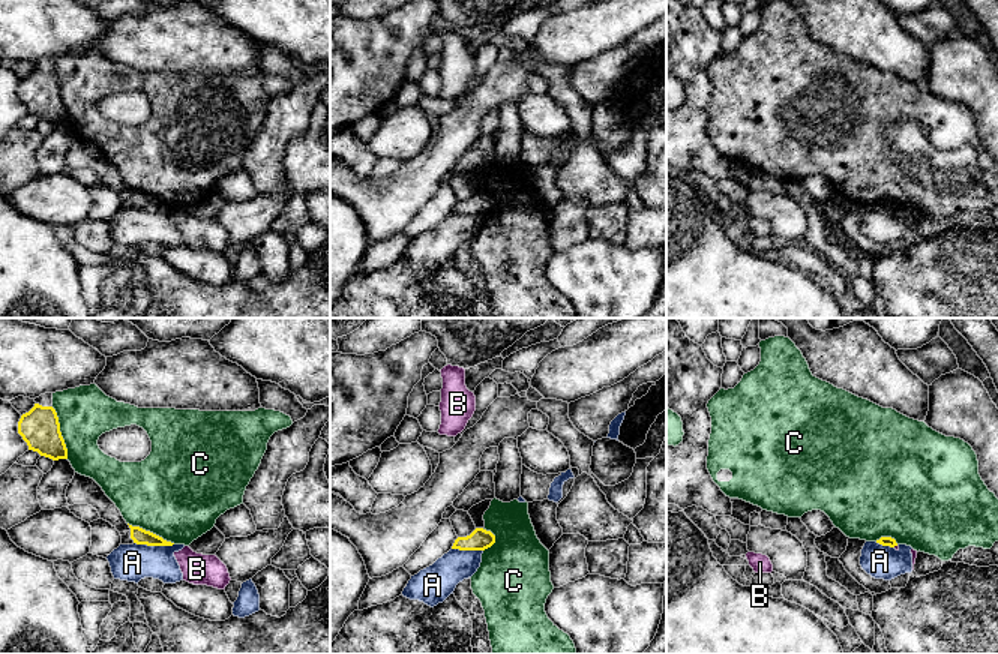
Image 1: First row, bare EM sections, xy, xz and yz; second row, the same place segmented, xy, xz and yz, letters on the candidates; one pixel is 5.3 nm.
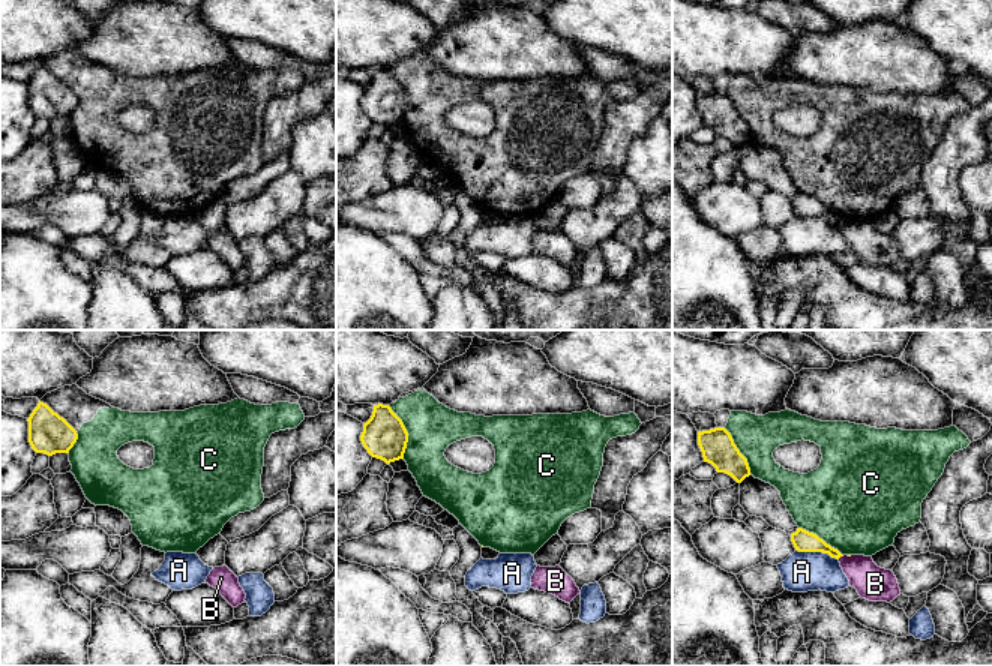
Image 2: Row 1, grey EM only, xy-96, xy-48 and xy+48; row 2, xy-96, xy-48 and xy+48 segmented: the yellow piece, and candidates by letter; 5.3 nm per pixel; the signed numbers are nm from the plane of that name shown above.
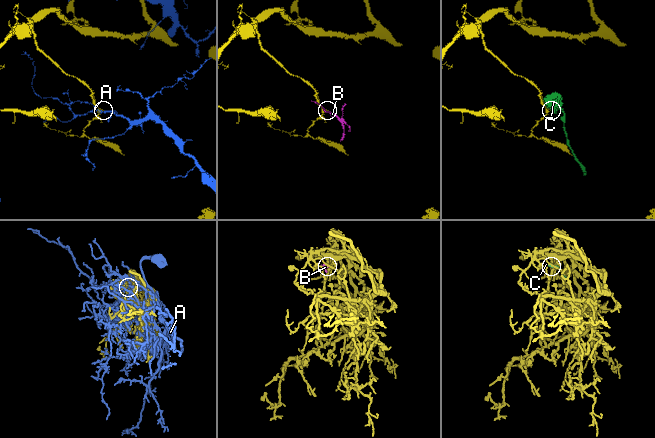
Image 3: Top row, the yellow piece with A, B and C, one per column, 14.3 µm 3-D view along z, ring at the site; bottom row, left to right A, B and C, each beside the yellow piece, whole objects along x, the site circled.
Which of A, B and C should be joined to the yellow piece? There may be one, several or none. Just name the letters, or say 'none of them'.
none of them

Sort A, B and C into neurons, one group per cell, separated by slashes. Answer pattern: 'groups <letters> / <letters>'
groups A / B / C

